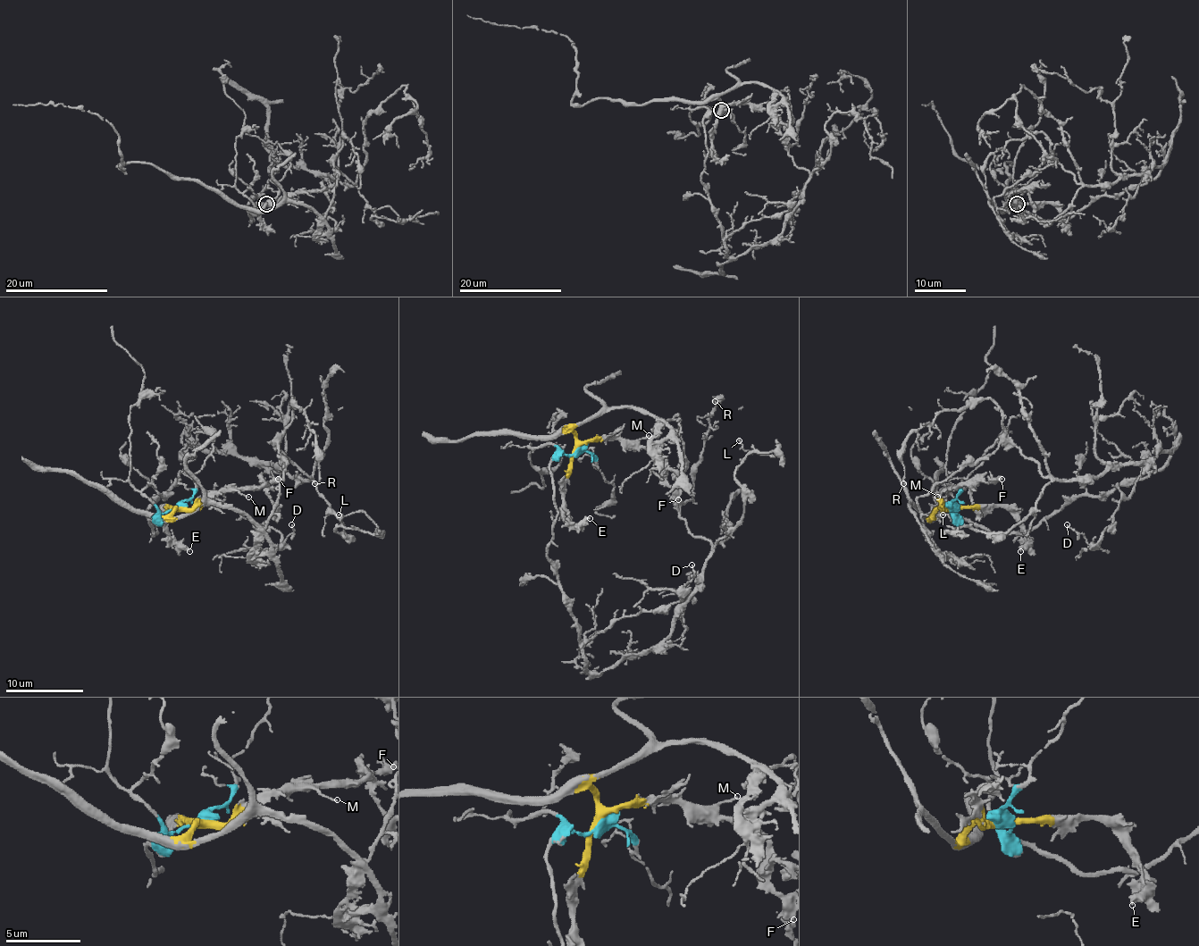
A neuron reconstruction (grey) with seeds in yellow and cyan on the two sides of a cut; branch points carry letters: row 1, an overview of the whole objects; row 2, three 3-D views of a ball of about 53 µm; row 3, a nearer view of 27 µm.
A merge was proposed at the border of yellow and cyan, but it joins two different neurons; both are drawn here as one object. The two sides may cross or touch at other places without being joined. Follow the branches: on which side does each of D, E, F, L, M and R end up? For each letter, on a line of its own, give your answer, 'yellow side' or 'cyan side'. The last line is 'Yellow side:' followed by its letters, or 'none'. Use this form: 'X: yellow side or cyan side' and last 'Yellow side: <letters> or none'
D: cyan side
E: yellow side
F: yellow side
L: cyan side
M: yellow side
R: cyan side
Yellow side: E, F, M

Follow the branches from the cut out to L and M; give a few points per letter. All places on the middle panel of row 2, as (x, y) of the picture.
L: (576, 449), (549, 467), (547, 556), (601, 673), (670, 632), (744, 514), (734, 469), (777, 456), (738, 439)
M: (576, 449), (582, 444), (614, 438), (641, 439), (649, 436)

